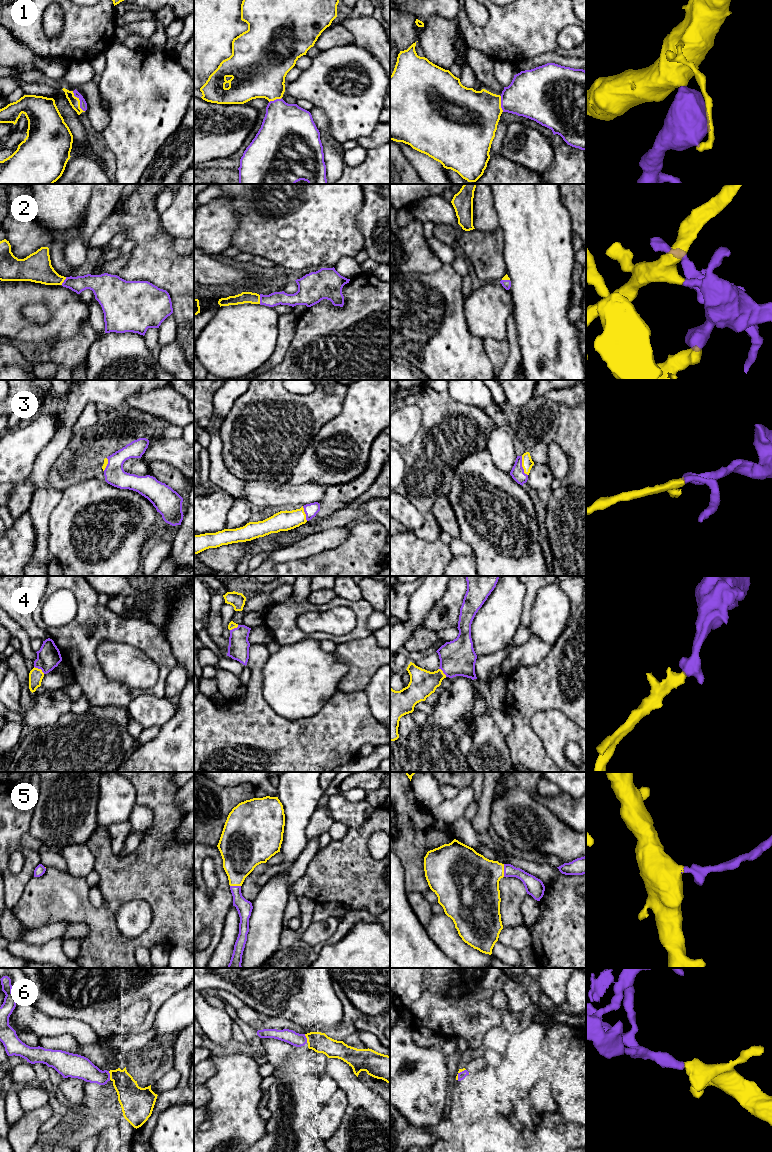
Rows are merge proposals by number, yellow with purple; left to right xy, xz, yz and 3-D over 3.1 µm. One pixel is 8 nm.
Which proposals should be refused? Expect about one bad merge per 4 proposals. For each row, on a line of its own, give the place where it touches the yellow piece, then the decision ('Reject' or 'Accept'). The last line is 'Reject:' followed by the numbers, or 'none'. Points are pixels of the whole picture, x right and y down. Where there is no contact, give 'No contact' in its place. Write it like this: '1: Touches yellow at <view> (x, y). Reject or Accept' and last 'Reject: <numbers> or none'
1: Touches yellow at xy (79, 101). Accept
2: Touches yellow at xz (259, 299). Accept
3: Touches yellow at yz (522, 466). Accept
4: Touches yellow at xy (39, 669). Accept
5: Touches yellow at yz (503, 870). Accept
6: Touches yellow at xy (110, 1075). Accept
Reject: none

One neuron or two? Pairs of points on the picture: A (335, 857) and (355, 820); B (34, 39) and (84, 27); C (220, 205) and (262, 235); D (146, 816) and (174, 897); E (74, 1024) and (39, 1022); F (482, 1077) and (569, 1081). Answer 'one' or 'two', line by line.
A: two
B: one
C: two
D: two
E: one
F: one

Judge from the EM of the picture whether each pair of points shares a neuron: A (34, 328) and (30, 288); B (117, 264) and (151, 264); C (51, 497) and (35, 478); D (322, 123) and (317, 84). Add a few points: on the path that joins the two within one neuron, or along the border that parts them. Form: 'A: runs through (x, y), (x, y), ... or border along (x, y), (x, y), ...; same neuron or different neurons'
A: runs through (23, 320), (19, 316), (19, 299); same neuron
B: border along (131, 253), (129, 261), (116, 274); different neurons
C: runs through (46, 492), (40, 483); same neuron
D: border along (314, 106), (325, 113), (331, 130); different neurons

